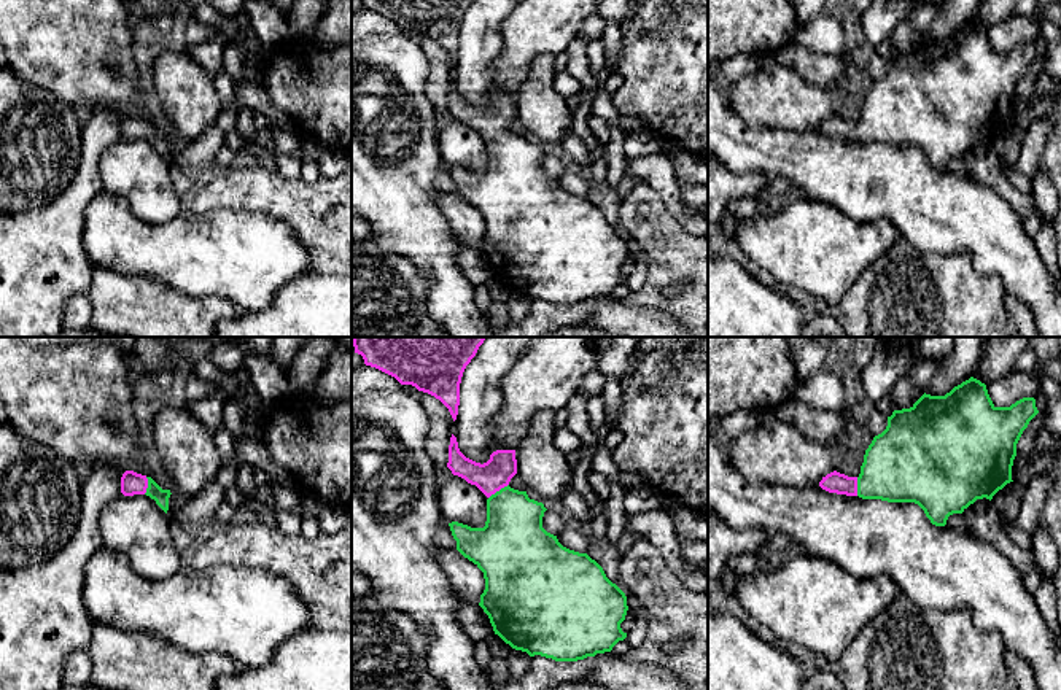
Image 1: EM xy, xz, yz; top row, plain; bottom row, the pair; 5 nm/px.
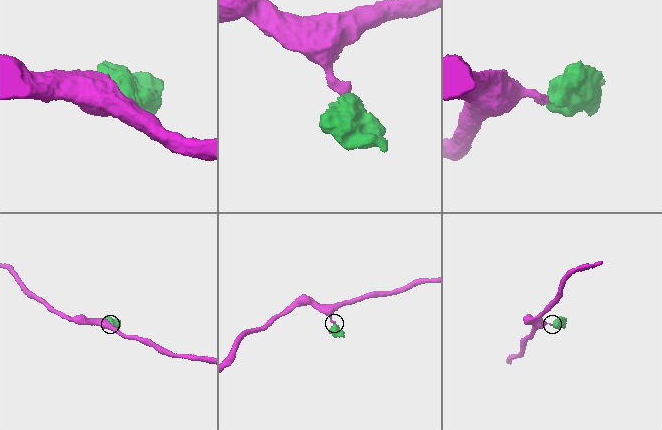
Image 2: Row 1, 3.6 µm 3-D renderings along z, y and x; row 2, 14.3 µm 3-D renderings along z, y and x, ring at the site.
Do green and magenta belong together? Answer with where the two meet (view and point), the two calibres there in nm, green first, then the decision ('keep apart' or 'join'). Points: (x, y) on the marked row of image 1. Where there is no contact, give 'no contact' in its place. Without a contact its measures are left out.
xz (500, 490) | 320/160 nm | join

